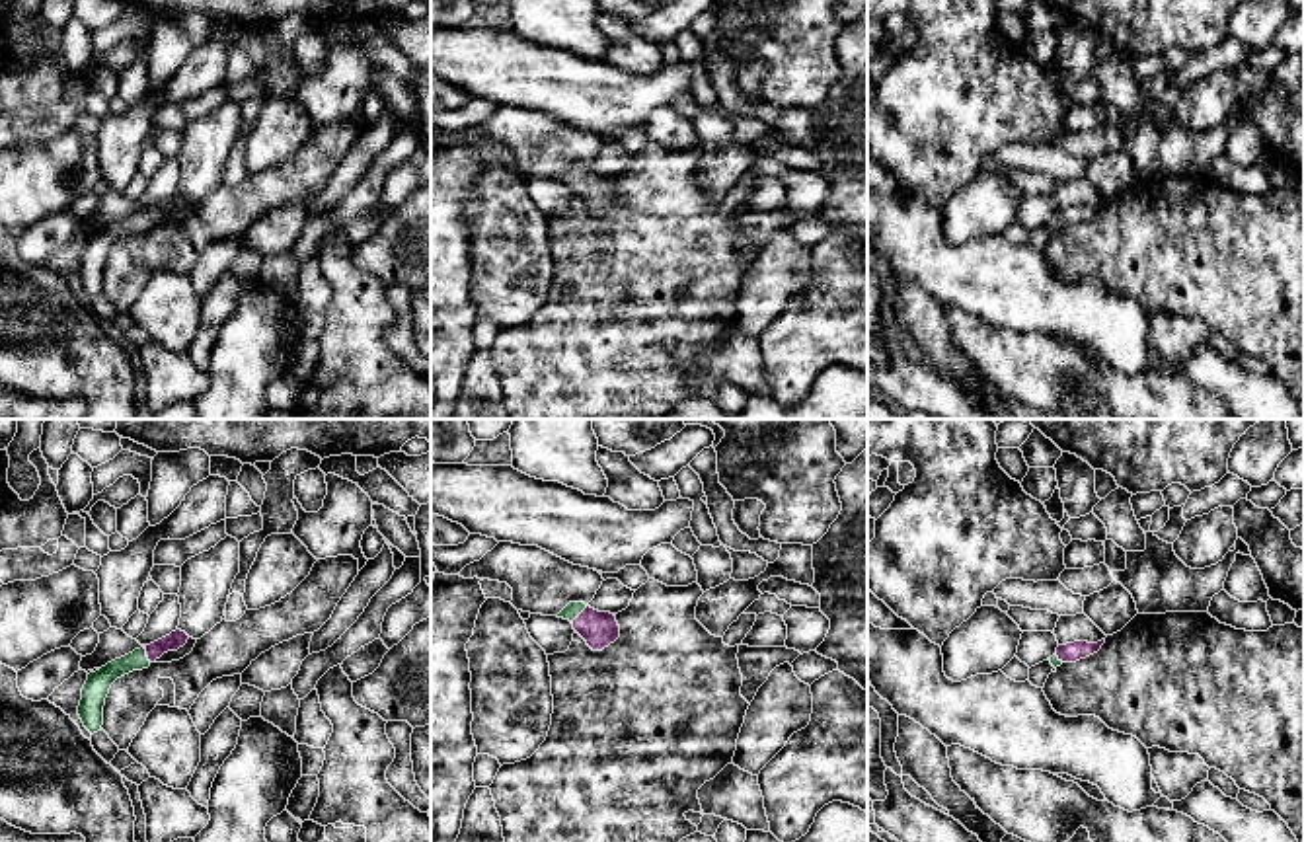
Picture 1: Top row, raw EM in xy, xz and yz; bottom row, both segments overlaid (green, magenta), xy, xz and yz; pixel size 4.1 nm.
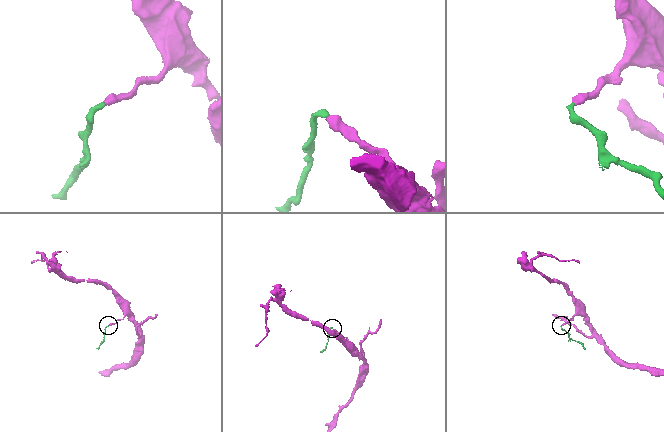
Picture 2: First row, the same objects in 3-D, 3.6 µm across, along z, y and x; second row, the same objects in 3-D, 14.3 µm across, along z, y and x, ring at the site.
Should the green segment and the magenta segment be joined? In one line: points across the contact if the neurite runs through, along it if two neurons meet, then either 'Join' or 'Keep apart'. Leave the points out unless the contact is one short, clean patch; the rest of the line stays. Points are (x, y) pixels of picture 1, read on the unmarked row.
Path across: xz (572, 174), (579, 176), (599, 193). Join

